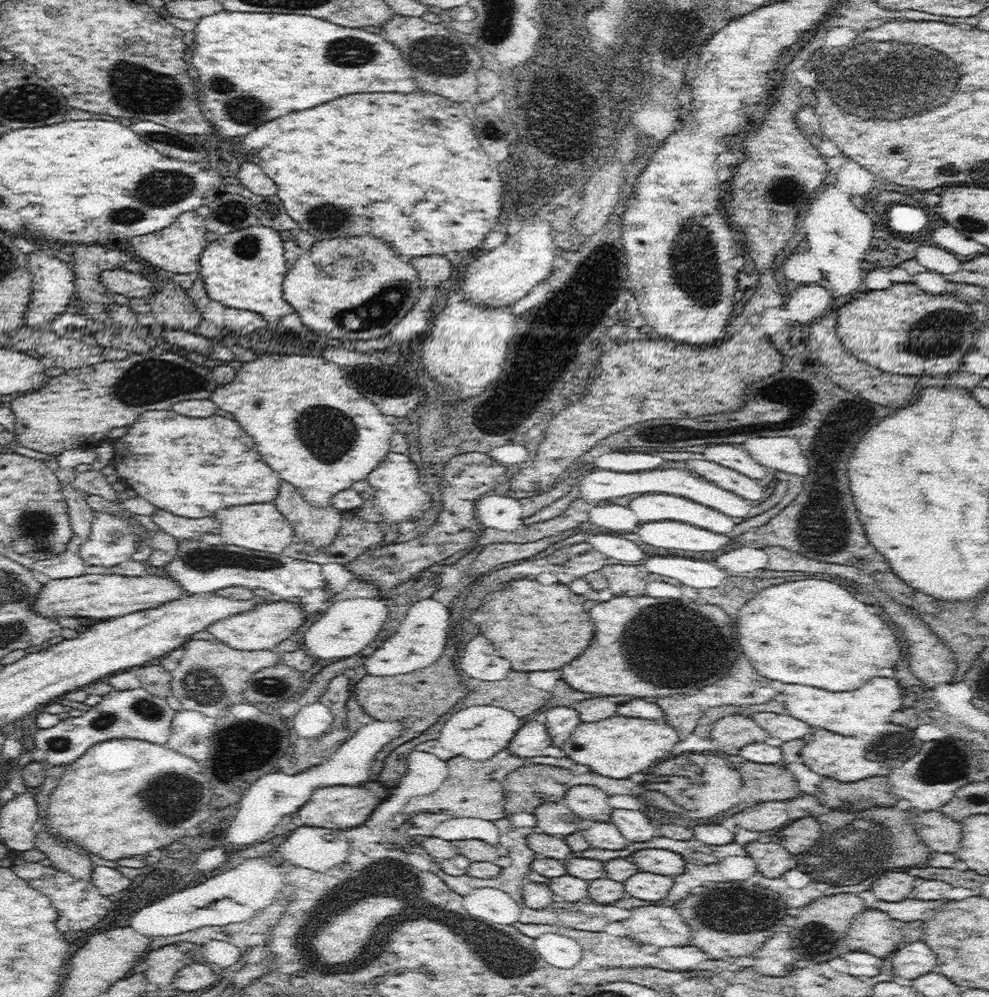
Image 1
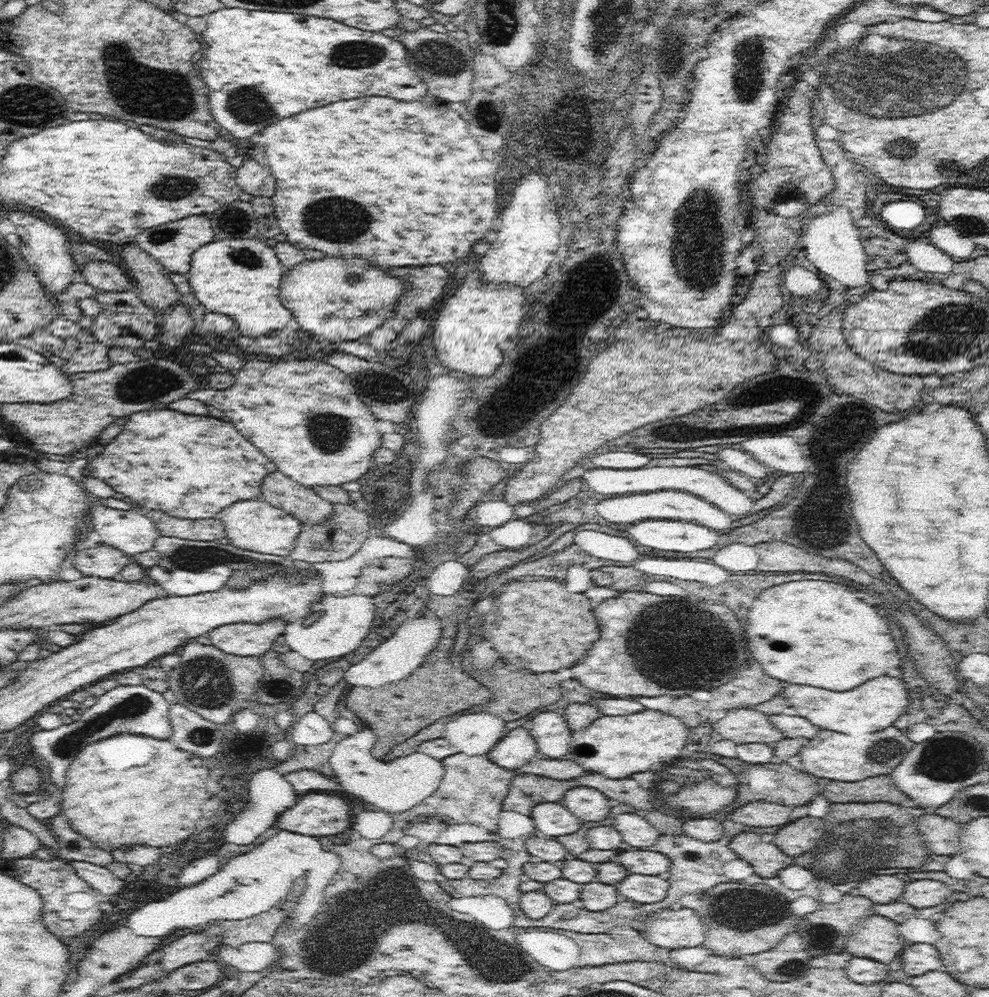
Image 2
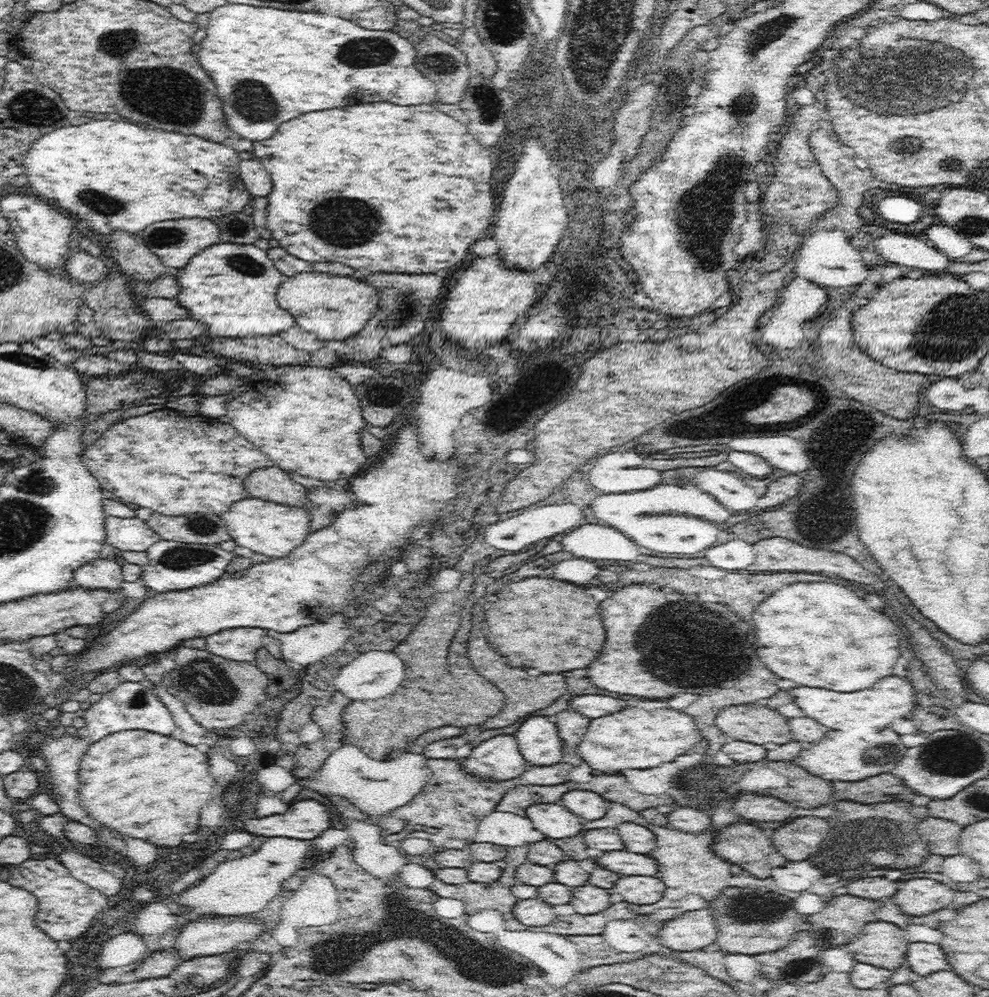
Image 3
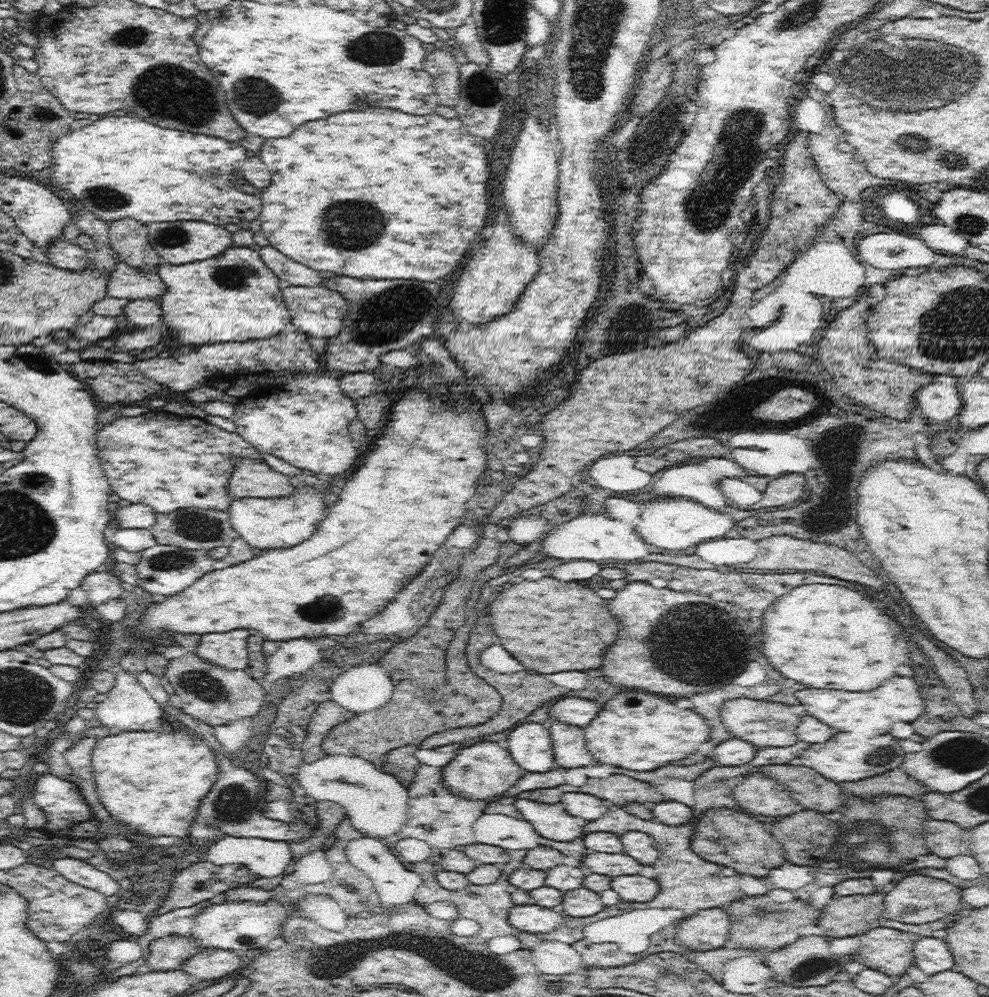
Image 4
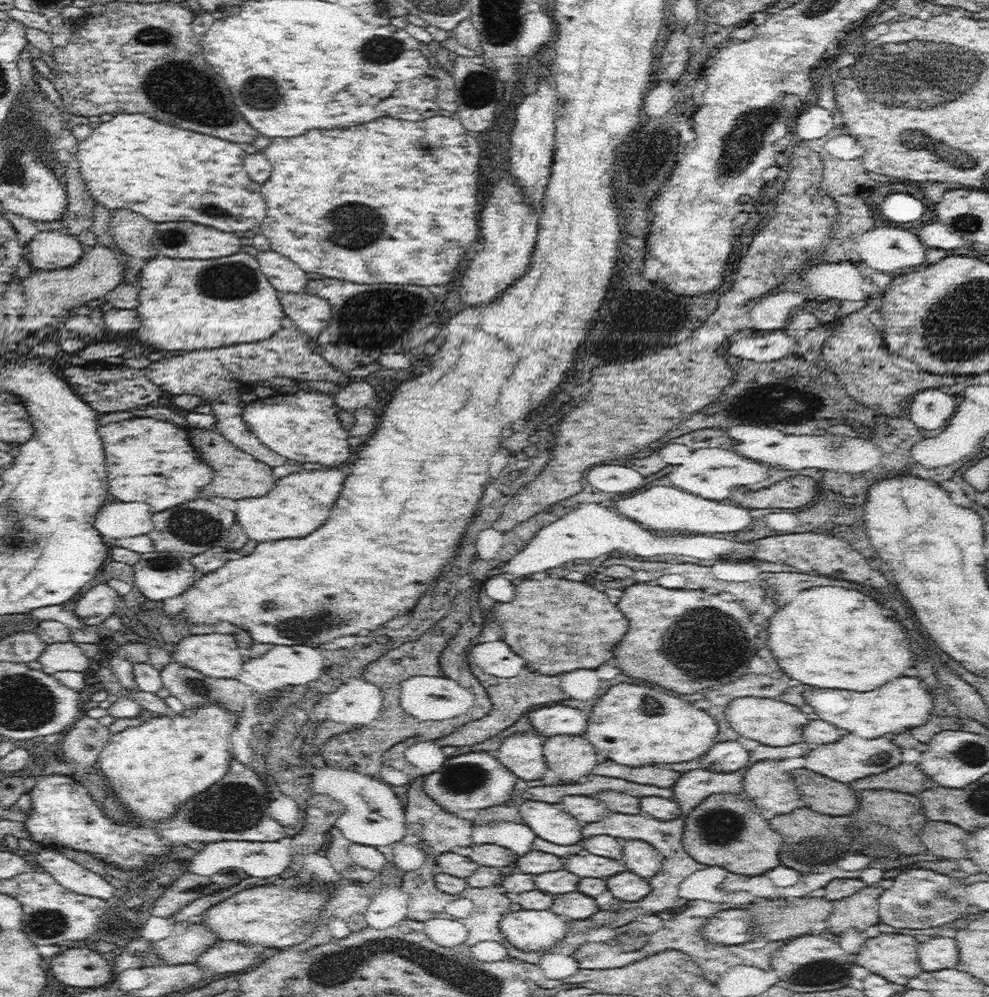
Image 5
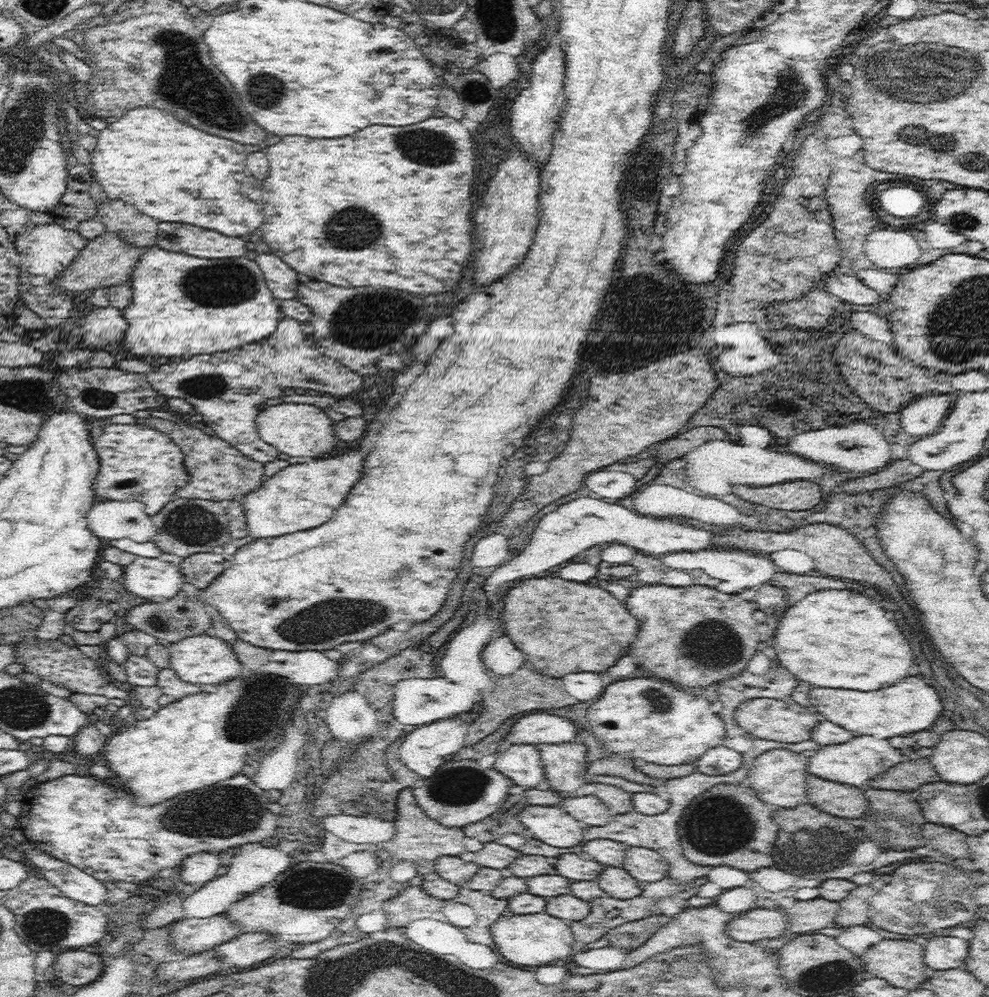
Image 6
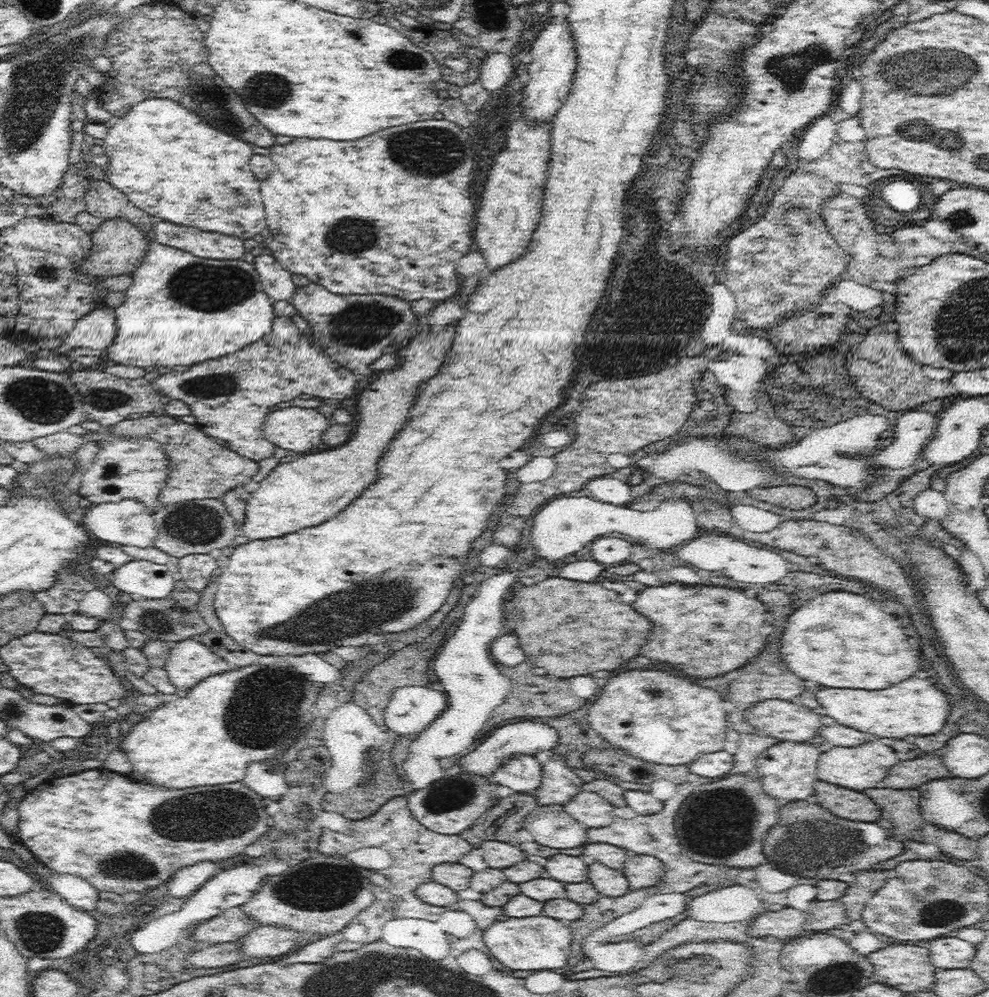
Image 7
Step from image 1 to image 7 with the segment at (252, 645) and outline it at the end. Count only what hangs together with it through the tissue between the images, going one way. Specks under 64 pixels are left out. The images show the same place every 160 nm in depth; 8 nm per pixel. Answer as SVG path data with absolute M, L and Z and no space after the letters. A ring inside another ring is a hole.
M190 638L177 642L171 648L164 669L176 689L190 691L204 678L226 672L231 667L208 646Z

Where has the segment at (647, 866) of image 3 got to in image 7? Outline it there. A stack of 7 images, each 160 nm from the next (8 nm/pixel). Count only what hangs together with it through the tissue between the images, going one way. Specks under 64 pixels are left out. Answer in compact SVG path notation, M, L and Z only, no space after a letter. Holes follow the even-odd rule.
M577 852L553 855L542 864L547 876L563 883L584 882L589 879L589 866L581 860Z

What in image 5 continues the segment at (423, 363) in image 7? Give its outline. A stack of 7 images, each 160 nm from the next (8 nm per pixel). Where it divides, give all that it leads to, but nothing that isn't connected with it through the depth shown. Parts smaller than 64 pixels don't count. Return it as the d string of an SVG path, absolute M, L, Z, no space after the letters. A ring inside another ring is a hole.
M332 468L332 472L321 469L316 472L296 472L290 476L284 474L275 480L272 490L265 496L242 498L236 502L235 518L248 538L258 543L282 538L304 538L320 528L330 516L330 508L342 492L344 478L346 474L336 468Z

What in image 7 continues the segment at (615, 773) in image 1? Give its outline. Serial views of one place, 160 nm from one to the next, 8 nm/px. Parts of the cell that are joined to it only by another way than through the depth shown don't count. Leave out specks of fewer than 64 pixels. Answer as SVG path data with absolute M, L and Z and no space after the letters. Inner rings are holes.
M630 670L605 682L588 713L590 726L614 748L628 750L632 756L656 764L690 764L703 754L724 748L726 732L730 729L724 702L716 690L692 684L672 672L660 670Z

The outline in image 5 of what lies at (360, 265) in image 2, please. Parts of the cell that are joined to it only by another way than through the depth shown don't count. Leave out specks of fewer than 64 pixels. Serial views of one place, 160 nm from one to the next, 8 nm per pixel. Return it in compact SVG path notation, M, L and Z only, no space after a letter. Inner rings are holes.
M279 291L285 316L296 322L296 326L307 333L318 335L332 318L330 301L310 293L291 293Z

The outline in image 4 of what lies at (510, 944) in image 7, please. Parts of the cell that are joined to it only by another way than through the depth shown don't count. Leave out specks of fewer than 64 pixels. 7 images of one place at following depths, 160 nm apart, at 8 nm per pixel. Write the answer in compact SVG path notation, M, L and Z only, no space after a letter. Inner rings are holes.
M538 904L514 906L509 909L508 923L515 929L527 933L544 934L550 932L563 921L560 909L548 909Z

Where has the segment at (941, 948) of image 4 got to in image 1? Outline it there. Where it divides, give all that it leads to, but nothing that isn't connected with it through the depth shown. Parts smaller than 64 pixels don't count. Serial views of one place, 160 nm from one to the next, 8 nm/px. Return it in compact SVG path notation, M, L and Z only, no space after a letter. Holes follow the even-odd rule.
M912 942L900 946L891 955L894 975L912 980L936 970L936 954L926 944Z

